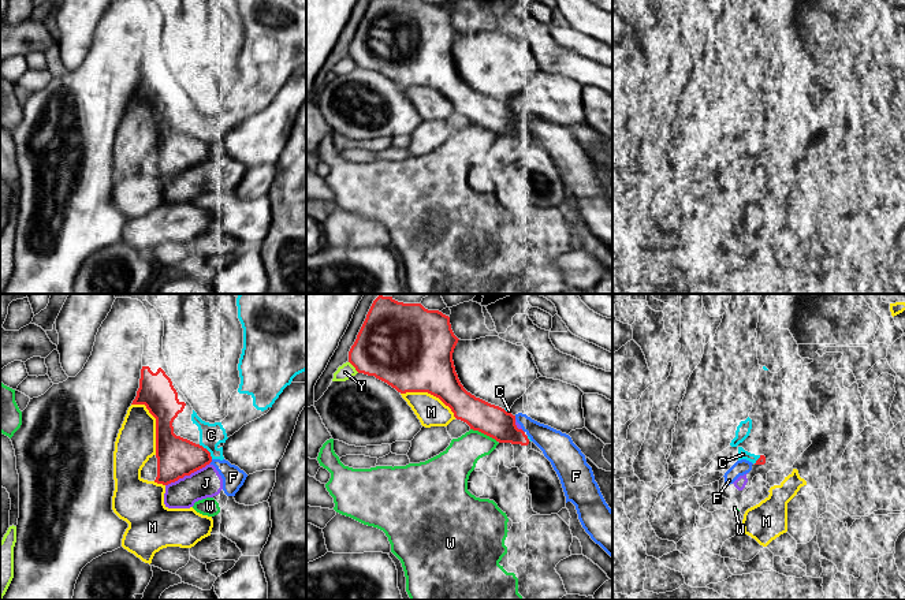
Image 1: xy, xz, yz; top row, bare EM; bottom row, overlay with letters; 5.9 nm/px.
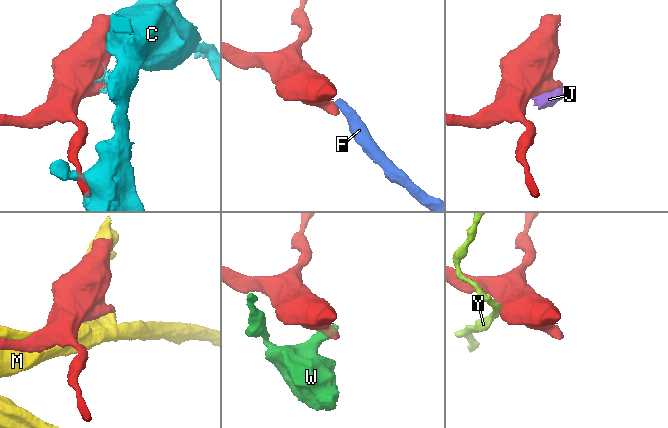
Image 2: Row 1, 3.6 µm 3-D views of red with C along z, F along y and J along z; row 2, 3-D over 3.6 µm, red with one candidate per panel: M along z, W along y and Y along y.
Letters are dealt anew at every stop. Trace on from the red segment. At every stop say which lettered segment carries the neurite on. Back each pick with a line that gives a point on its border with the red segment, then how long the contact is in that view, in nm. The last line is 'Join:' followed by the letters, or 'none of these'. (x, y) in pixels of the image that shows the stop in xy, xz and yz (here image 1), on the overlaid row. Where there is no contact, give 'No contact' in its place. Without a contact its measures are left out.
Join: none of these

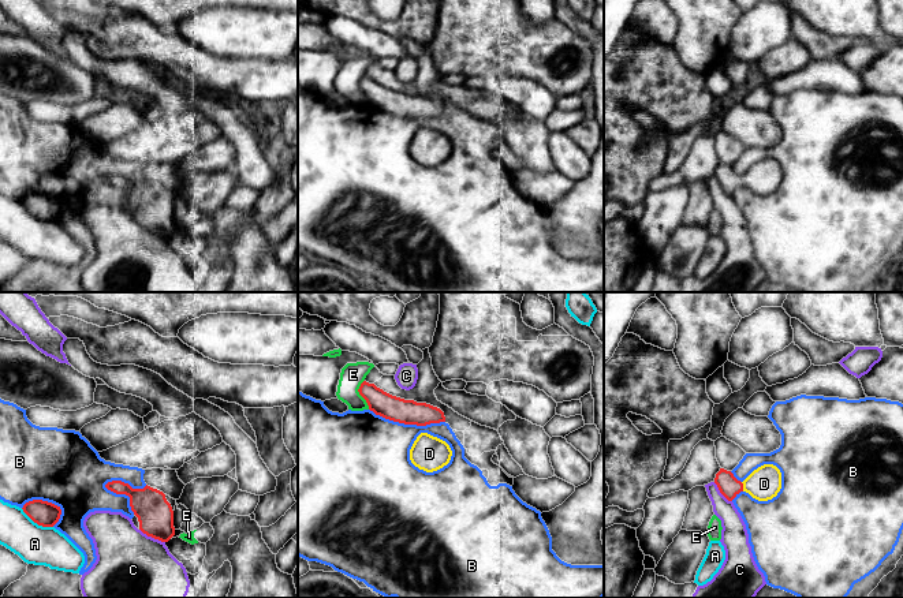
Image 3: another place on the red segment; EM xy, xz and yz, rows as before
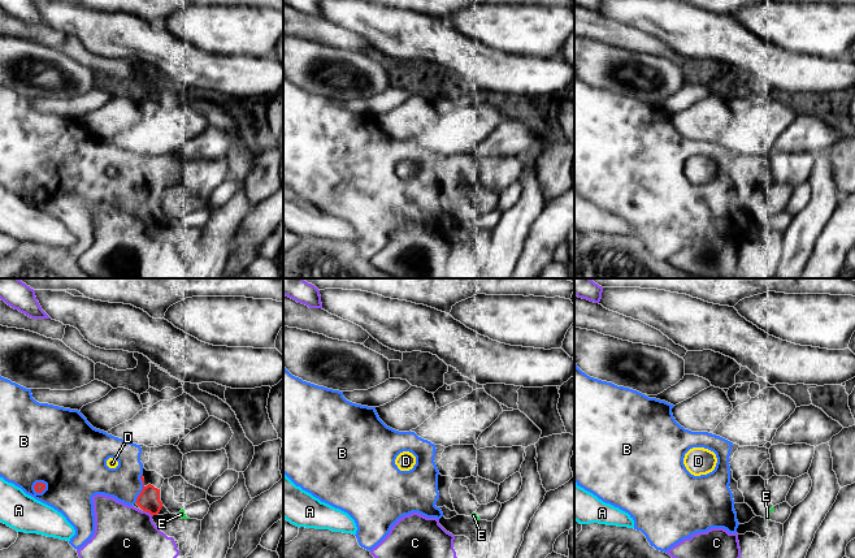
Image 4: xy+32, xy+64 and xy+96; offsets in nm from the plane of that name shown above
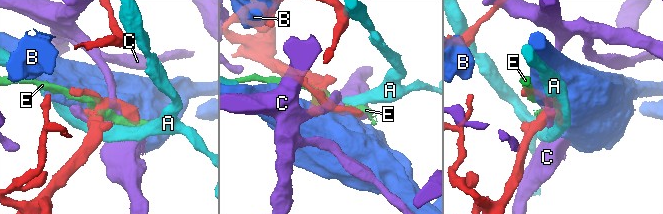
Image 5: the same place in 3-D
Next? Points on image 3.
D: Touches red at yz (742, 486). Shared border 60 nm
Join: D

